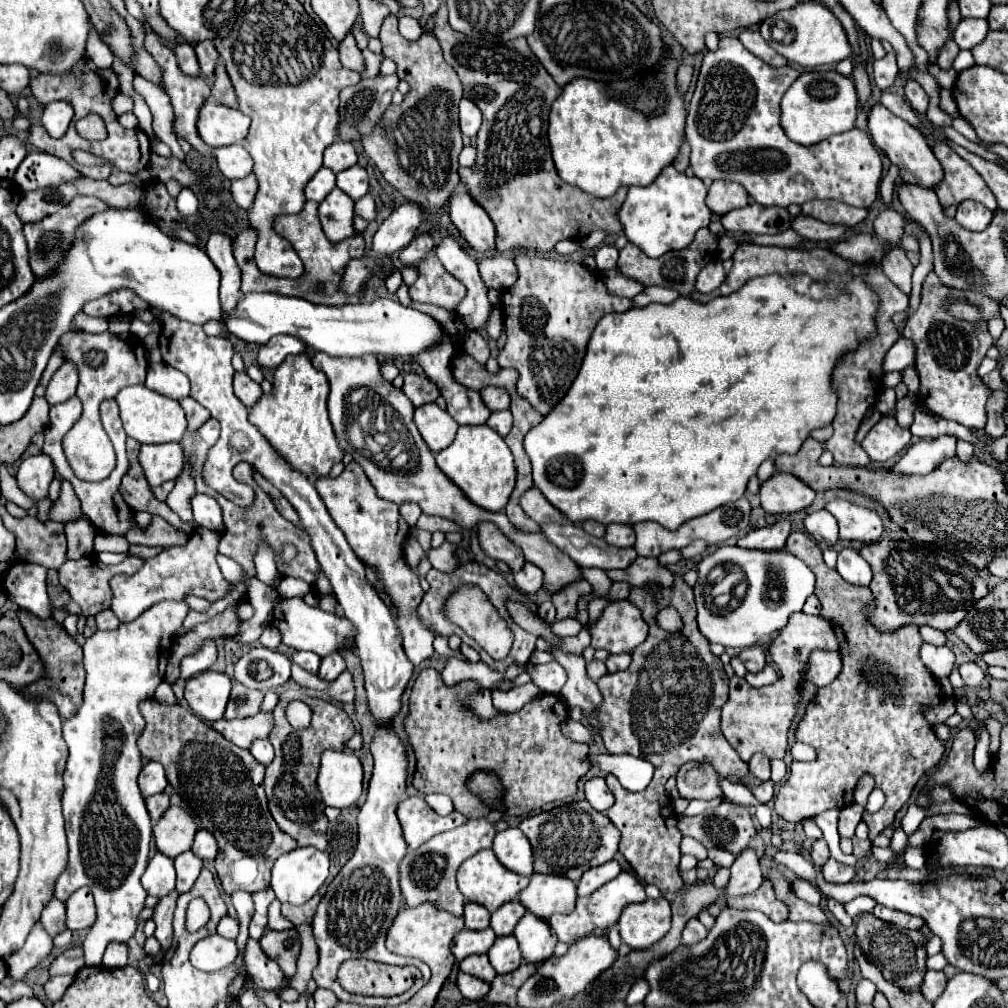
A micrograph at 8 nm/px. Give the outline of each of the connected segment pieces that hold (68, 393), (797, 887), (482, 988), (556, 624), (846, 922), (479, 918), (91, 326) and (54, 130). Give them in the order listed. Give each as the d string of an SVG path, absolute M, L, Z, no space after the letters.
M63 362L63 366L55 372L55 376L47 386L45 400L51 406L55 406L75 396L75 390L77 390L77 368L73 368L71 362Z
M796 877L791 883L791 888L794 890L796 896L805 900L809 904L818 906L821 902L821 893L816 887L811 885L808 881Z
M459 972L457 986L459 986L461 994L465 998L469 998L469 1000L481 1000L489 992L489 988L491 988L487 982L483 982L483 980L475 978L475 976L469 976L465 972Z
M564 618L552 622L550 625L553 632L560 637L574 636L578 634L582 628L582 624L575 620L575 618Z
M829 900L829 910L833 912L834 917L841 923L845 928L849 928L853 924L853 919L847 916L843 904L837 904L833 900Z
M467 902L465 904L465 926L469 930L483 930L489 926L489 918L491 914L487 912L485 906L475 904L475 902Z
M79 312L75 316L75 320L73 320L73 326L79 328L79 330L97 334L107 331L109 322L105 318L94 318L83 314L83 312Z
M51 102L43 110L41 126L47 130L51 138L61 138L67 132L71 120L73 120L73 108L67 102Z

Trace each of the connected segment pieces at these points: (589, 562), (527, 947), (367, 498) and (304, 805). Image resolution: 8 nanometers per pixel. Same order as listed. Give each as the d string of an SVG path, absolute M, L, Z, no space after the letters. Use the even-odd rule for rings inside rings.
M543 524L541 534L581 568L627 568L637 558L635 548L609 546L605 540L589 536L579 524Z
M527 912L515 926L513 936L517 938L523 958L527 962L543 962L553 956L557 936L549 928L549 924L541 918L537 918L535 914Z
M349 462L337 478L317 478L315 488L357 558L377 572L377 578L385 586L383 590L387 592L387 596L391 596L391 602L397 610L397 628L401 632L403 650L413 666L419 666L423 660L433 656L435 634L429 632L429 628L425 628L417 618L417 606L425 592L421 588L419 576L407 566L407 562L403 562L401 544L409 536L409 526L401 520L397 504L381 500L373 484L369 484L369 478L361 470L361 466L355 462Z
M289 686L279 692L279 702L273 710L275 726L269 734L269 740L275 748L275 758L269 766L265 766L265 794L269 800L269 810L277 822L277 826L297 840L299 846L315 846L317 850L325 850L327 846L327 816L325 804L317 790L317 772L319 772L319 758L325 750L345 750L345 740L349 740L355 732L353 722L349 716L335 704L325 702L321 698L301 696L295 686ZM293 700L303 700L313 710L311 726L305 730L295 730L285 720L285 706Z

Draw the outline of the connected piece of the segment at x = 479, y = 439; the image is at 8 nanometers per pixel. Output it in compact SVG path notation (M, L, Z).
M487 424L477 428L459 428L453 444L437 452L435 460L441 472L447 474L467 494L467 498L473 500L473 504L497 512L509 502L509 496L515 488L517 470L505 440Z

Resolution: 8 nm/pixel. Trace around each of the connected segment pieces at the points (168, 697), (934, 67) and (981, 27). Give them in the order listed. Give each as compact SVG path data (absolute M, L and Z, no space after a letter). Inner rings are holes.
M166 681L161 682L161 684L157 687L153 695L153 699L166 705L173 705L177 703L172 686Z
M932 64L928 66L928 71L943 89L953 89L958 76L958 73L953 68L943 70L937 64Z
M963 18L955 28L955 42L961 50L971 50L973 46L981 44L989 32L987 20L975 20L975 18Z

